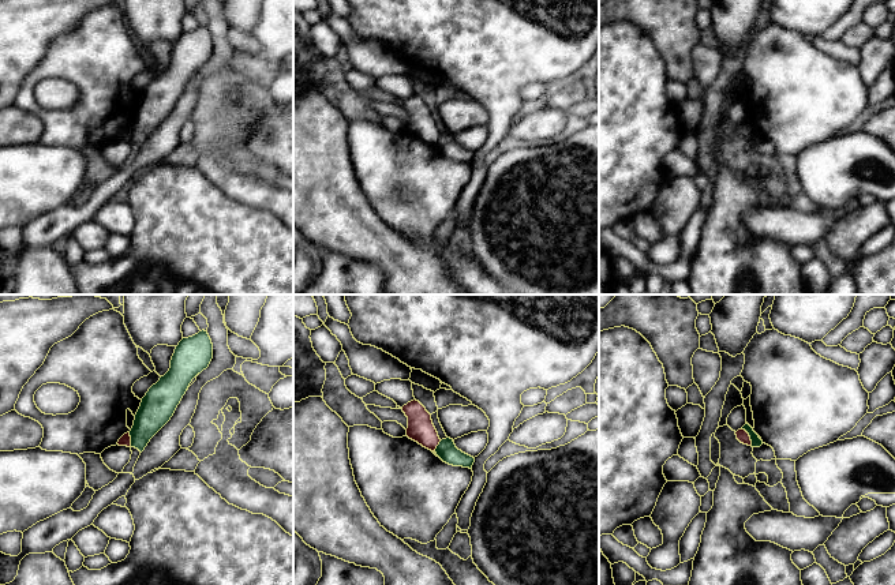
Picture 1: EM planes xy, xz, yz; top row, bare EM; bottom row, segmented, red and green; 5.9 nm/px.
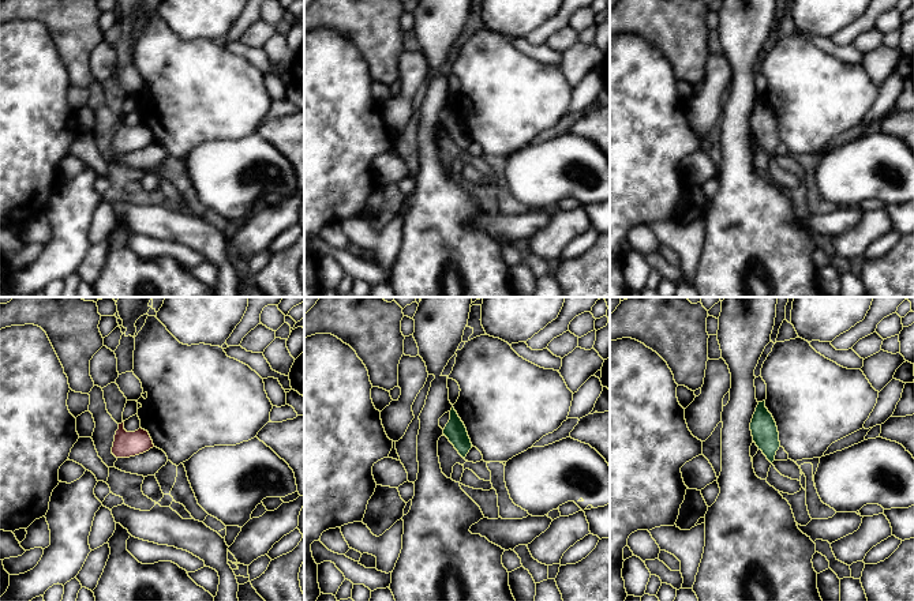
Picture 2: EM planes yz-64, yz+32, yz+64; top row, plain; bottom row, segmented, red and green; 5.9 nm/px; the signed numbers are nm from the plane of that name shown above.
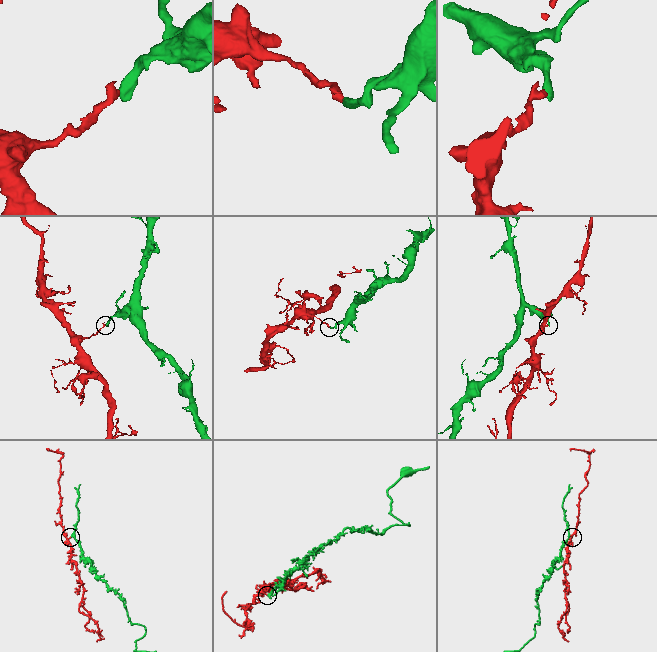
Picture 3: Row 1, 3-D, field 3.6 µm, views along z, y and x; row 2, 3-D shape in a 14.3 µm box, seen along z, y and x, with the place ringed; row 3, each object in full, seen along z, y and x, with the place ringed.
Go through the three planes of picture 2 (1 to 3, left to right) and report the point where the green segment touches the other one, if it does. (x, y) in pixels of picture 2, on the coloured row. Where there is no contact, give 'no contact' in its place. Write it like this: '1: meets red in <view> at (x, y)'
1: no contact
2: no contact
3: no contact

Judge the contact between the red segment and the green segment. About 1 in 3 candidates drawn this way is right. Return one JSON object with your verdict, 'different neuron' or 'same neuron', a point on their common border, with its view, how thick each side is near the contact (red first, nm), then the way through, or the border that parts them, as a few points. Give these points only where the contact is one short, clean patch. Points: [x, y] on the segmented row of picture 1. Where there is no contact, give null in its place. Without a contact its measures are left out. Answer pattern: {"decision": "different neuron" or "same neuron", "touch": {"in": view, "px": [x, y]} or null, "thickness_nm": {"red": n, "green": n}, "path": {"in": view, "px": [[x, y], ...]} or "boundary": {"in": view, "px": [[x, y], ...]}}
{"decision": "different neuron", "touch": {"in": "yz", "px": [749, 437]}, "thickness_nm": {"red": 70, "green": 60}, "boundary": {"in": "yz", "px": [[741, 428], [748, 434], [752, 445]]}}

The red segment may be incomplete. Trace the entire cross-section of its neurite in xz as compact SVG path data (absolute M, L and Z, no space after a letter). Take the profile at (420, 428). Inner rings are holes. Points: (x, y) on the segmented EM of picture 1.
M416 400L404 405L402 412L408 417L407 436L423 447L435 451L441 439L432 424L431 415Z

